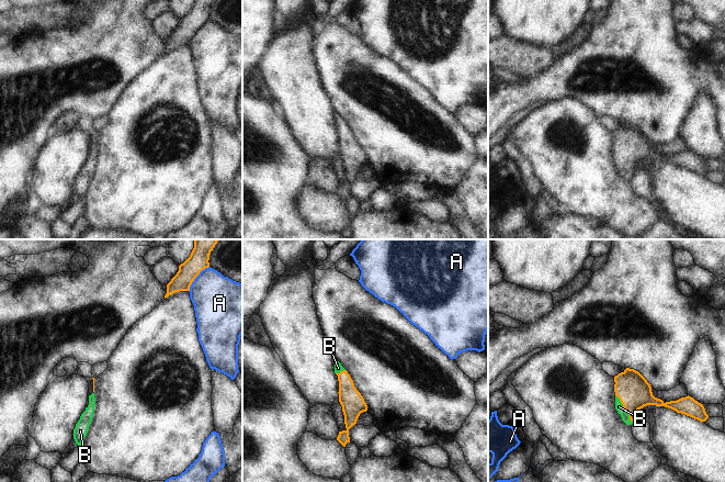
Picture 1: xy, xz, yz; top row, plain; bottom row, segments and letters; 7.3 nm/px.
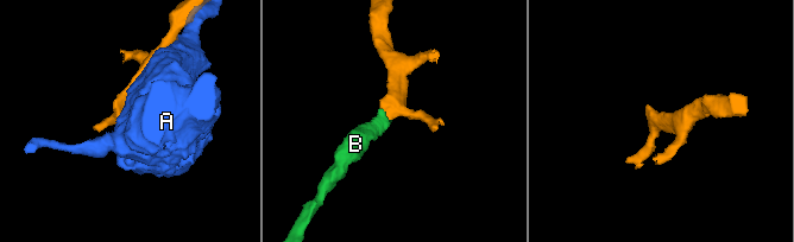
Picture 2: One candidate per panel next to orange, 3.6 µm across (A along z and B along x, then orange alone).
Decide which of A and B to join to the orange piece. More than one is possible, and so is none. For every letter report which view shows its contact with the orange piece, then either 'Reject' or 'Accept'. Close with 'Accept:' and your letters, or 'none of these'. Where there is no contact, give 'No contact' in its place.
A: Touches orange in xy. Reject
B: Touches orange in yz. Accept
Accept: B

